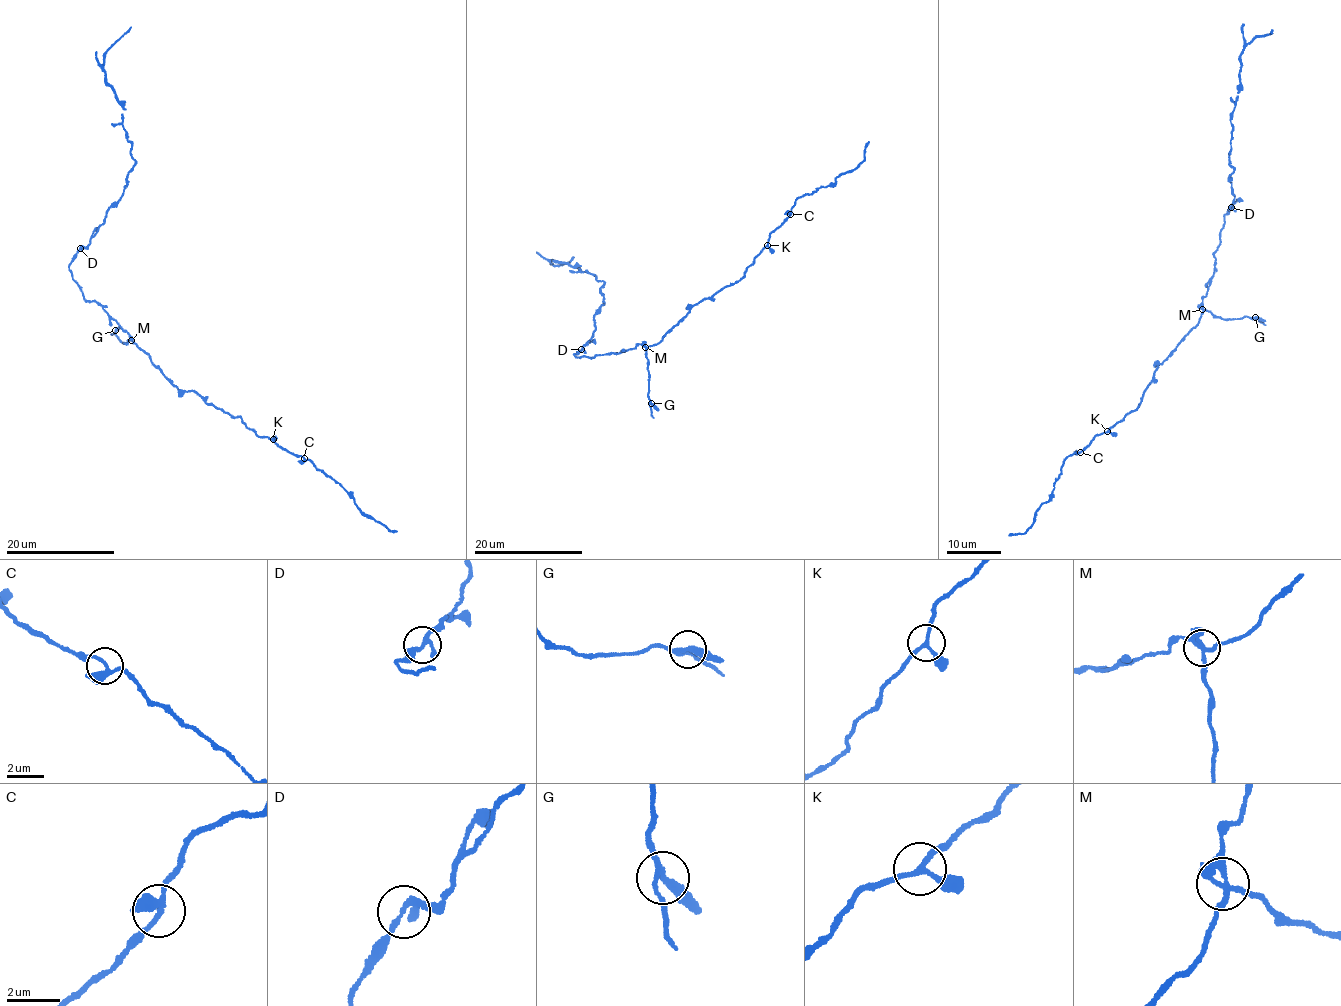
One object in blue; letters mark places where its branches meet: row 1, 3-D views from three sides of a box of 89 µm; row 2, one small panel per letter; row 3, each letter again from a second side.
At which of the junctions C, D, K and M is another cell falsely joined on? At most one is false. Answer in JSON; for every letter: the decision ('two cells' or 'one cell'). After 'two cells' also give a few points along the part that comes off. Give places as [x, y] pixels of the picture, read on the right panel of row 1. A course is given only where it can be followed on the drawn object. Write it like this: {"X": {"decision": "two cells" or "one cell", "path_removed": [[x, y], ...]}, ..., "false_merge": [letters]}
{"C": {"decision": "one cell"}, "D": {"decision": "one cell"}, "K": {"decision": "one cell"}, "M": {"decision": "two cells", "path_removed": [[1203, 309], [1223, 319], [1247, 316], [1265, 325]]}, "false_merge": ["M"]}

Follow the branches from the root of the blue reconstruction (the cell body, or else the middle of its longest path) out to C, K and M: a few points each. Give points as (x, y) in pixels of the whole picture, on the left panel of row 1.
C: (120, 325), (180, 391), (194, 391), (208, 404), (240, 418), (257, 435), (271, 439), (304, 458)
K: (120, 325), (180, 391), (194, 391), (208, 404), (240, 418), (257, 435), (273, 439)
M: (120, 325), (131, 340)

